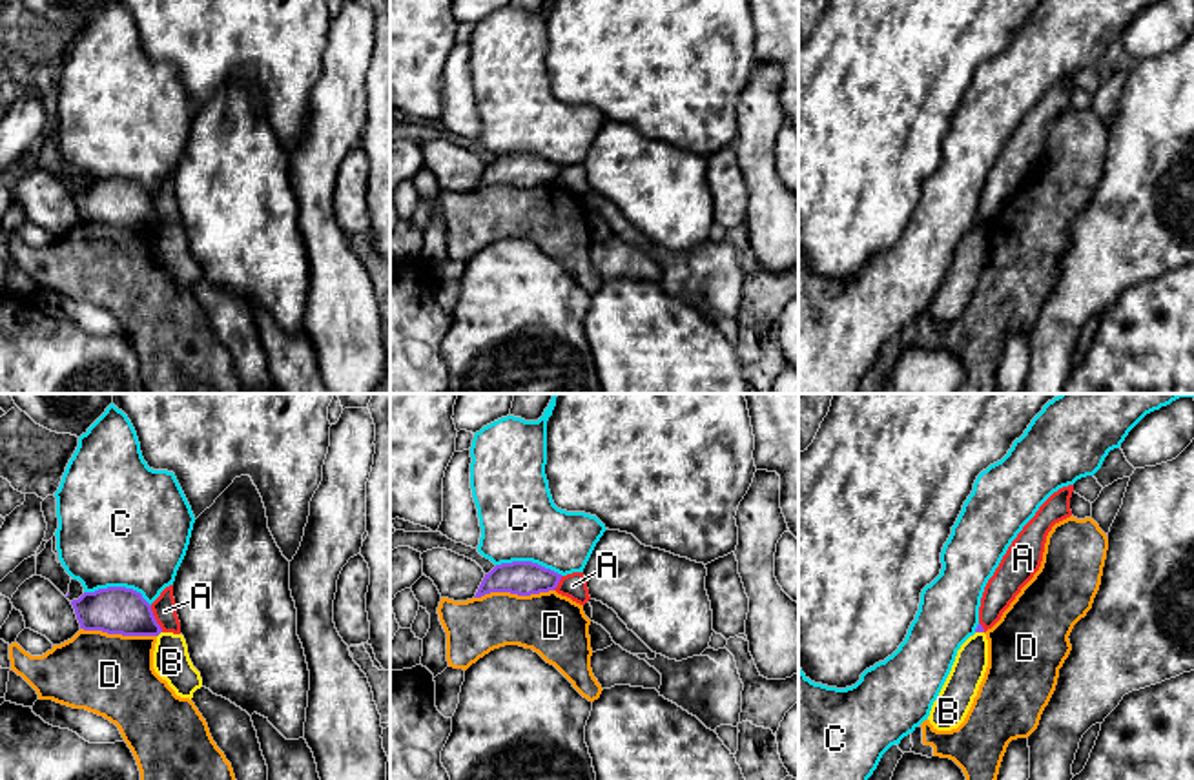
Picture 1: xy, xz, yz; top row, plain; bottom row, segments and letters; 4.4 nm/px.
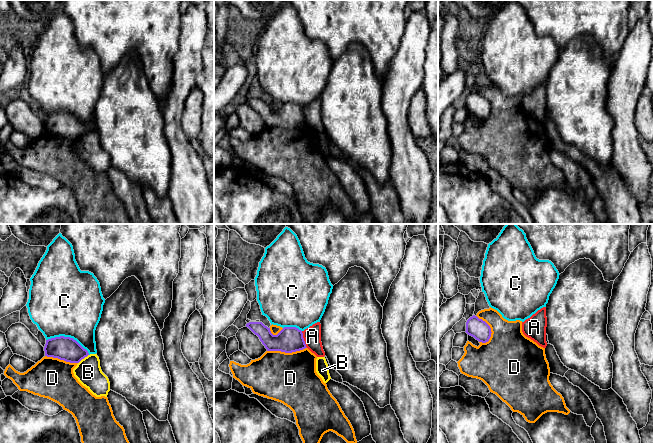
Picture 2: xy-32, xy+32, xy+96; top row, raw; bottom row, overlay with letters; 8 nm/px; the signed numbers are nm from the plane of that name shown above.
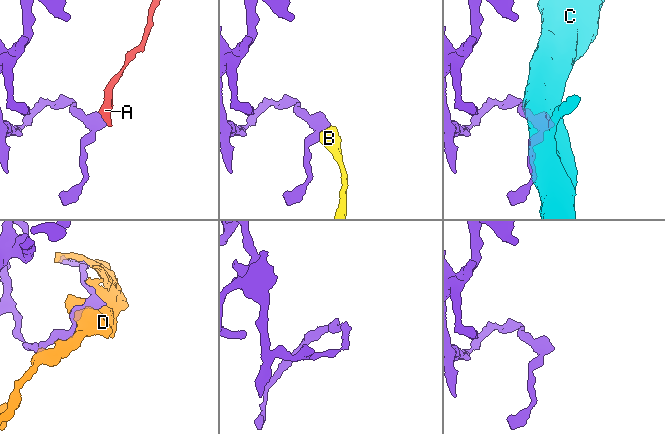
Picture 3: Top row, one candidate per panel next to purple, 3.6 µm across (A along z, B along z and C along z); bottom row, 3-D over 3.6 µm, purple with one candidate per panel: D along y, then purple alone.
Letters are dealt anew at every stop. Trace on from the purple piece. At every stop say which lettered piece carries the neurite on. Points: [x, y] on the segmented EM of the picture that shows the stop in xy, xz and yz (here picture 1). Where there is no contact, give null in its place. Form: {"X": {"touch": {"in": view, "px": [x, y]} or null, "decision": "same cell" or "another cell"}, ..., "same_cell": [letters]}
{"A": {"touch": {"in": "xy", "px": [154, 618]}, "decision": "another cell"}, "B": {"touch": {"in": "xy", "px": [159, 633]}, "decision": "another cell"}, "C": {"touch": {"in": "xy", "px": [119, 587]}, "decision": "another cell"}, "D": {"touch": {"in": "xz", "px": [513, 593]}, "decision": "another cell"}, "same_cell": []}

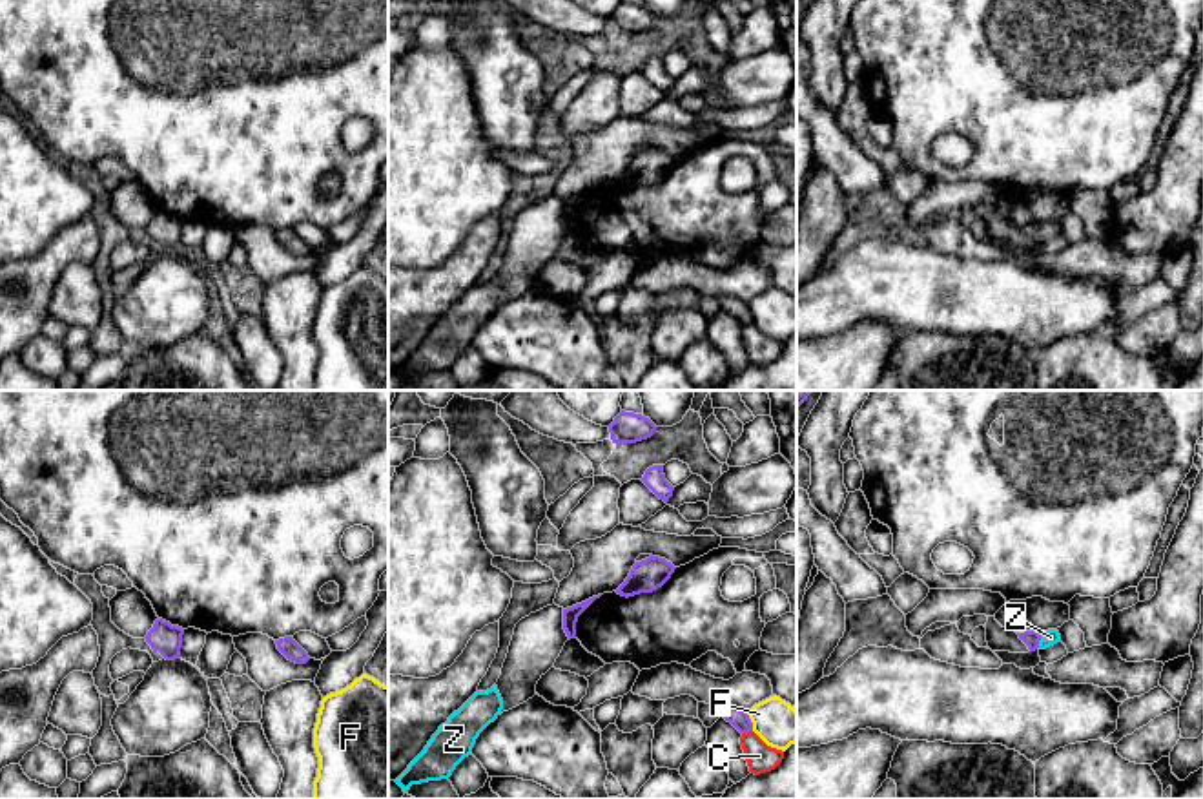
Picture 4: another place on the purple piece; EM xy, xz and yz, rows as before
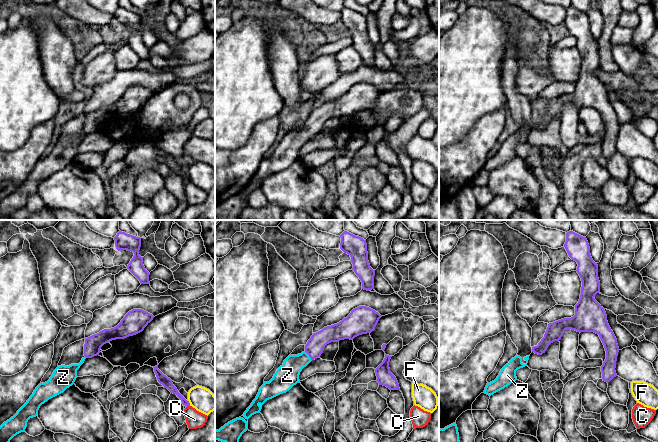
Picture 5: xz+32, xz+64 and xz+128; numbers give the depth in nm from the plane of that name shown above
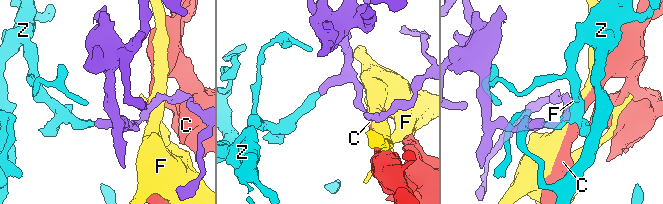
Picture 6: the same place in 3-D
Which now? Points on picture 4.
{"C": {"touch": {"in": "xz", "px": [746, 732]}, "decision": "another cell"}, "F": {"touch": {"in": "xz", "px": [750, 721]}, "decision": "another cell"}, "Z": {"touch": {"in": "yz", "px": [1039, 639]}, "decision": "same cell"}, "same_cell": ["Z"]}

